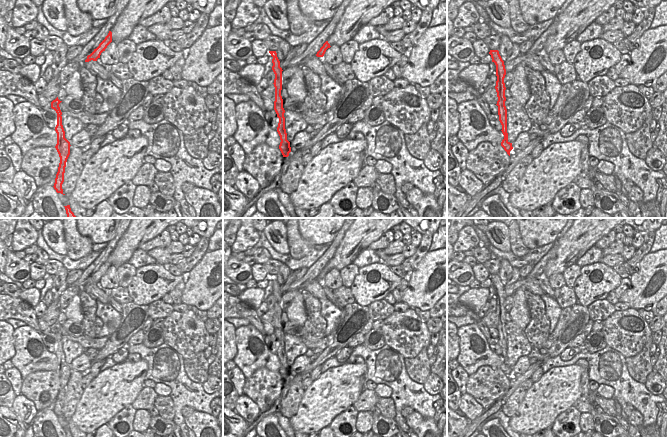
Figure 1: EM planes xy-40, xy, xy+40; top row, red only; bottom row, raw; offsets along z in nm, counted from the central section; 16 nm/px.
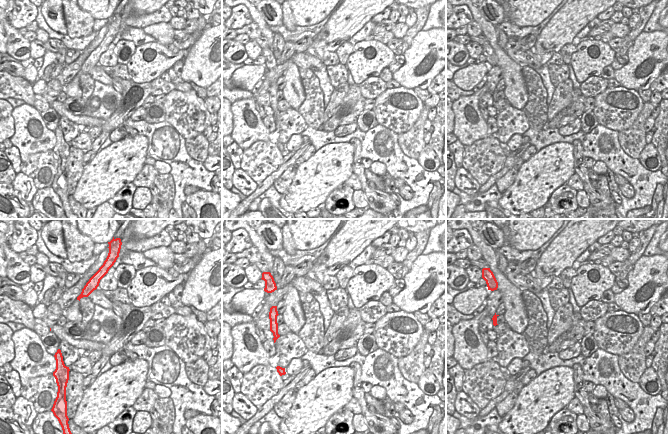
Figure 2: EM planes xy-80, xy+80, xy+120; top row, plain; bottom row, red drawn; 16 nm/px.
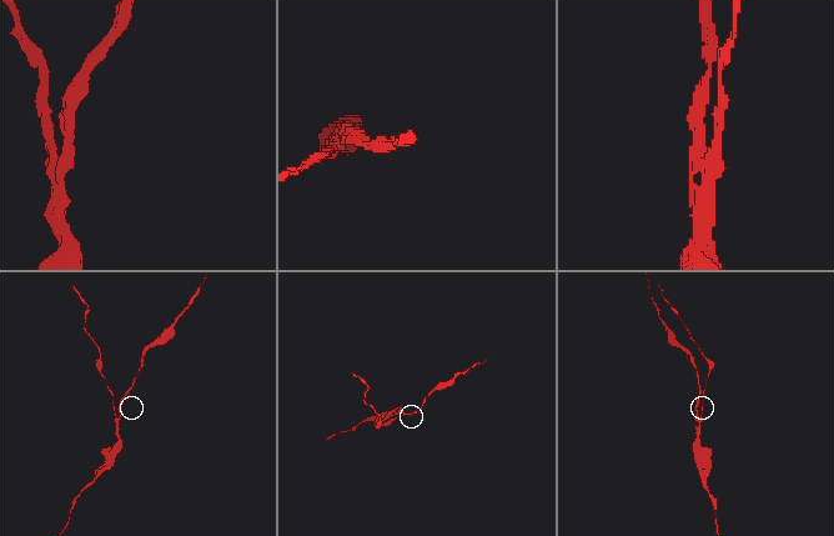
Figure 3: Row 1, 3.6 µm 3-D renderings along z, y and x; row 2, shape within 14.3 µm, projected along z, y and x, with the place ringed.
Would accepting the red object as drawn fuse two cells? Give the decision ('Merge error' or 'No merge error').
Merge error

